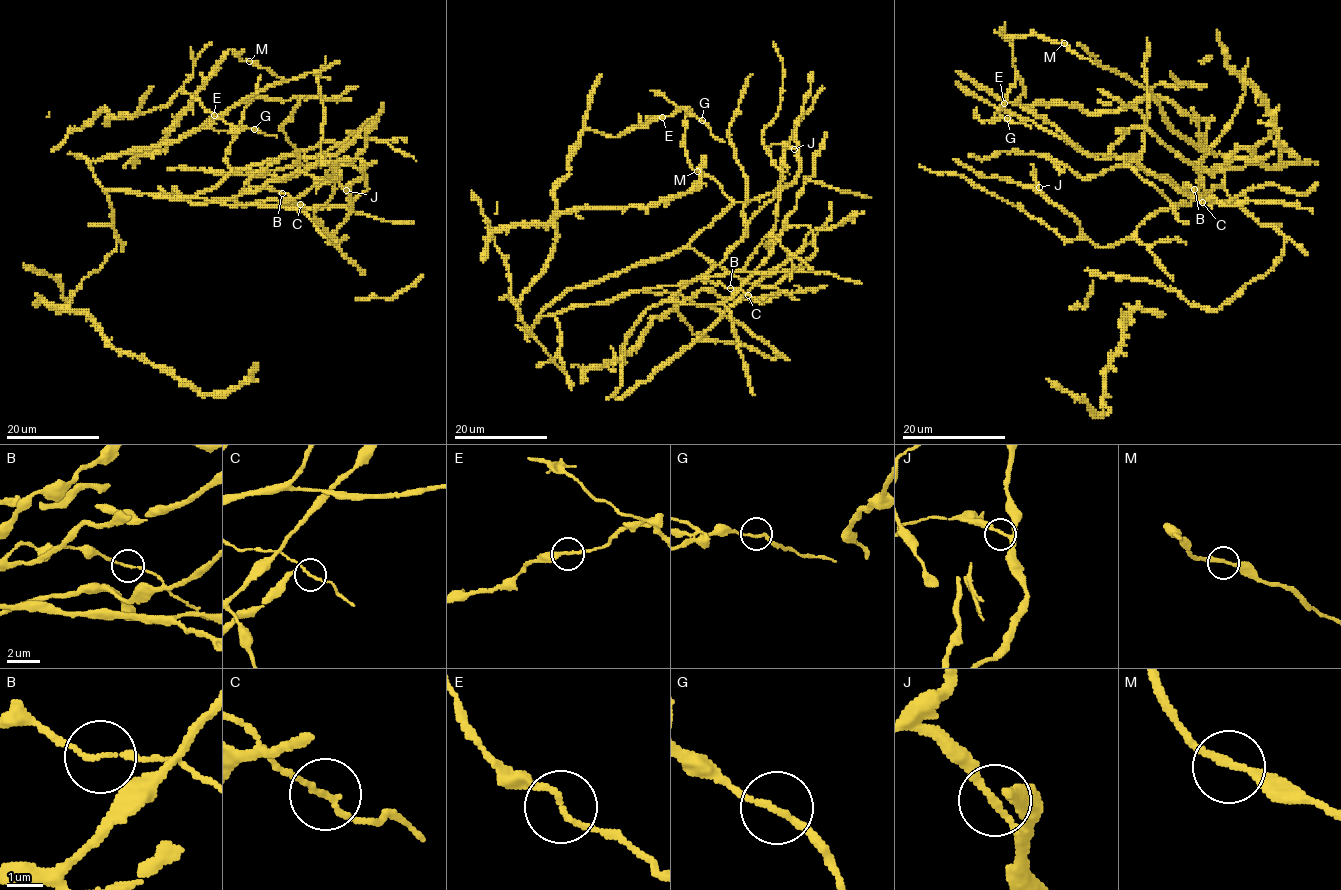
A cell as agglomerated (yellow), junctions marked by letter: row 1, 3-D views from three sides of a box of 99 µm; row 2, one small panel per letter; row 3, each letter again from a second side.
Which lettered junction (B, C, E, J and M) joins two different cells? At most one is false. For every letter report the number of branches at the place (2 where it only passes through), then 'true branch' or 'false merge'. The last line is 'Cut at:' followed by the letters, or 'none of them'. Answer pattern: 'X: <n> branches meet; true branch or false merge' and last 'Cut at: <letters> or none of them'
B: 2 branches meet; true branch
C: 2 branches meet; true branch
E: 2 branches meet; false merge
J: 2 branches meet; true branch
M: 2 branches meet; true branch
Cut at: E

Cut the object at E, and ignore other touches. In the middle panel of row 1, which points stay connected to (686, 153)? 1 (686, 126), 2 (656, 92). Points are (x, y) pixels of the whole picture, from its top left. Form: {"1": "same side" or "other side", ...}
{"1": "same side", "2": "other side"}

